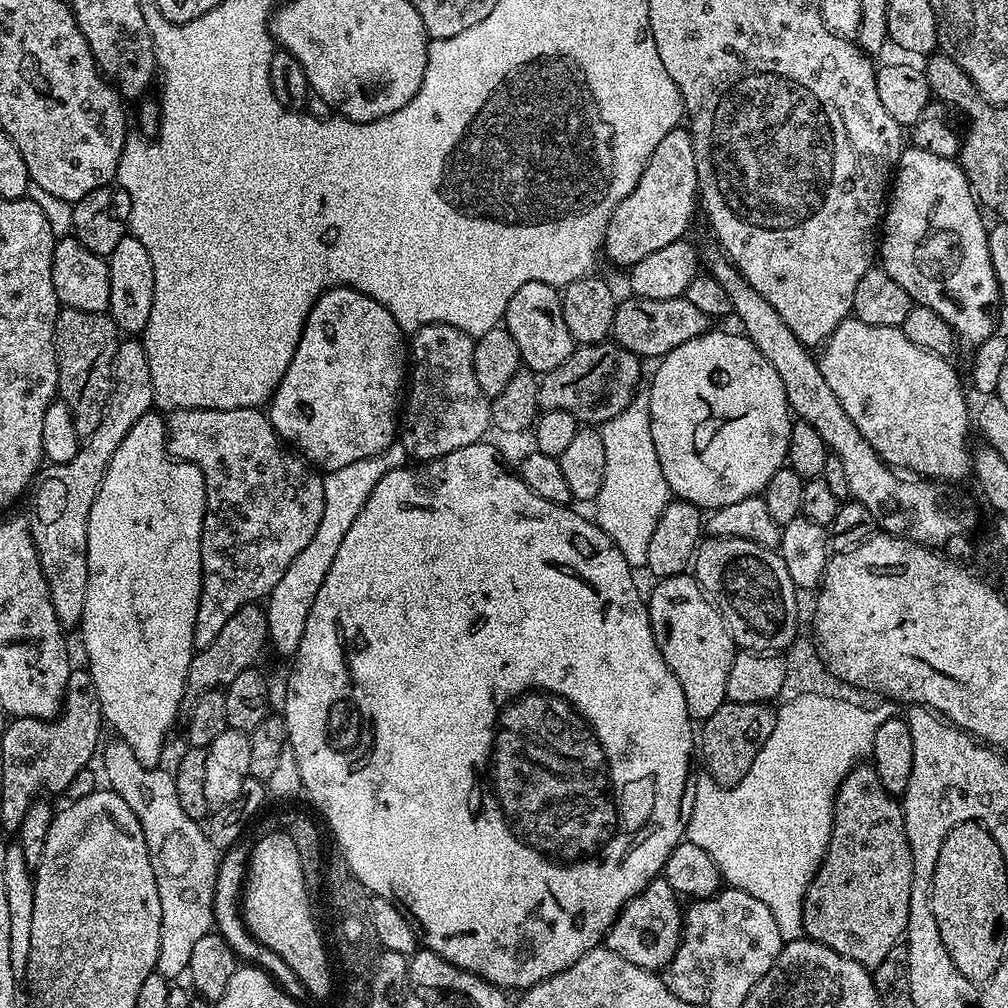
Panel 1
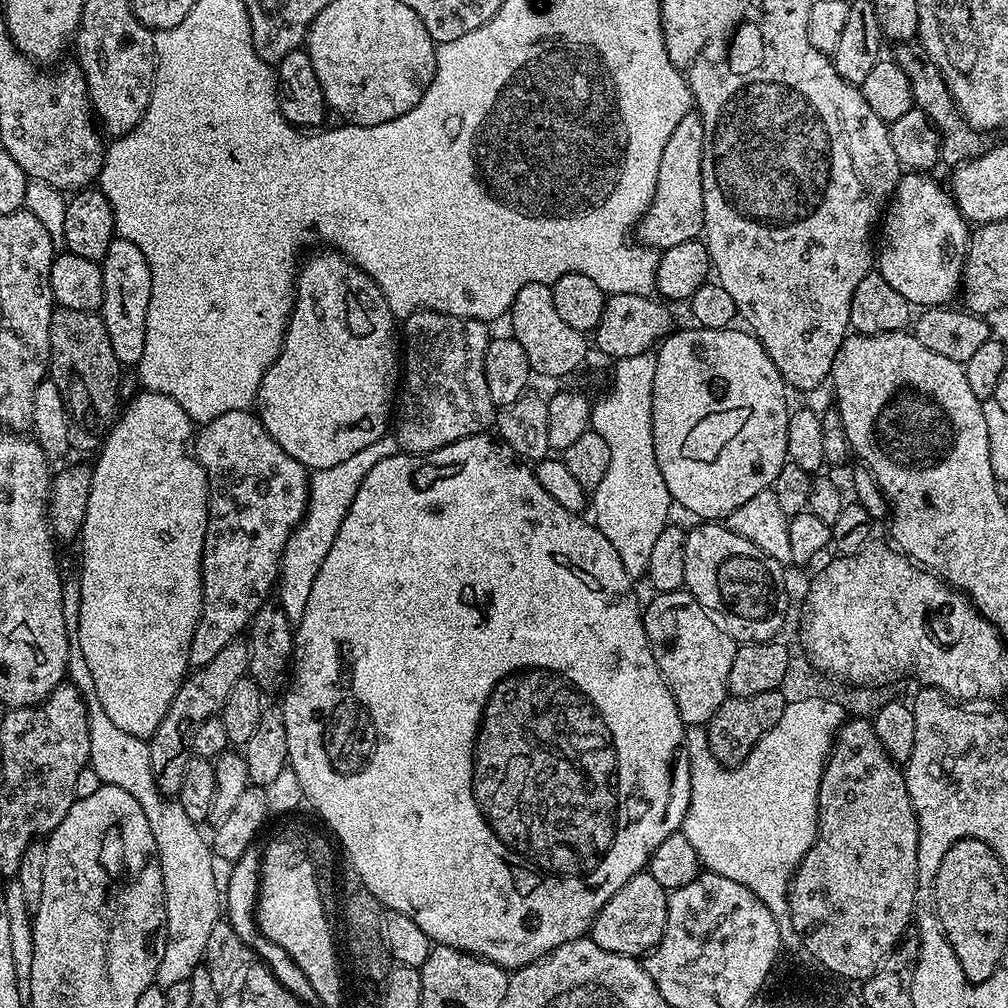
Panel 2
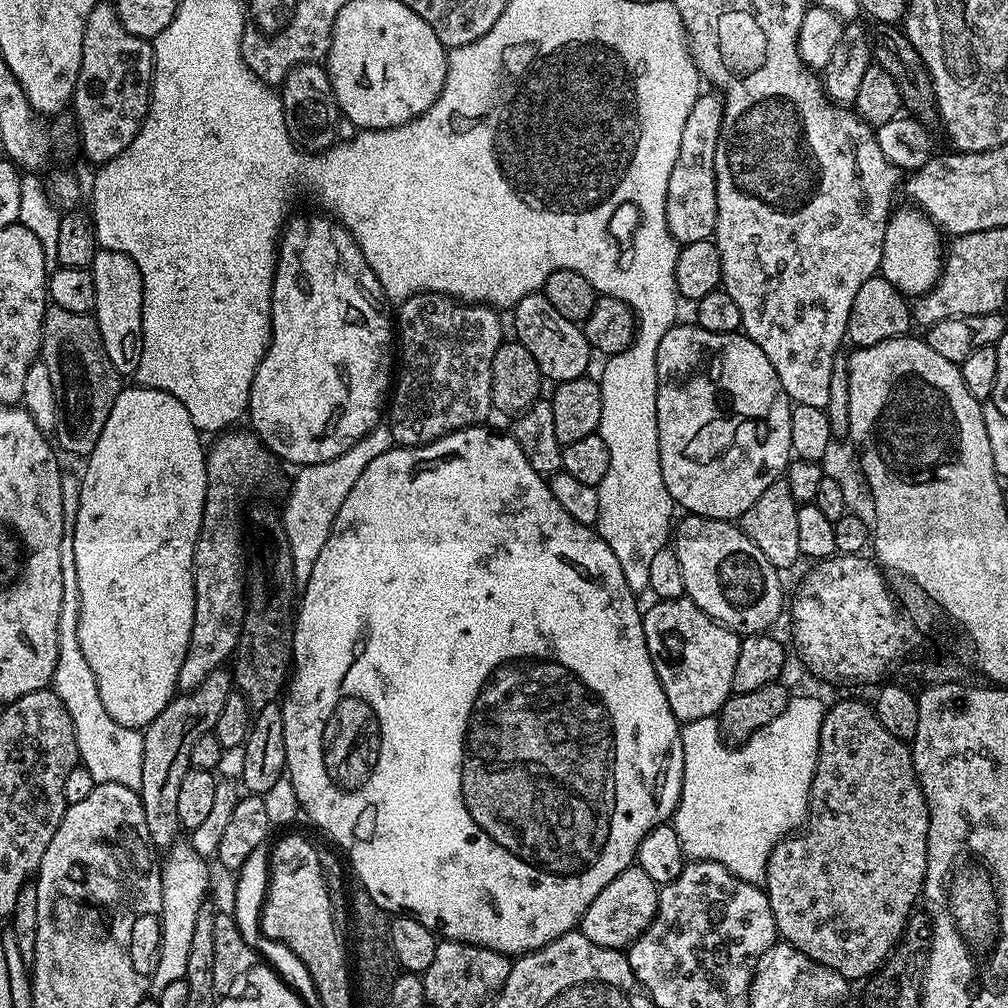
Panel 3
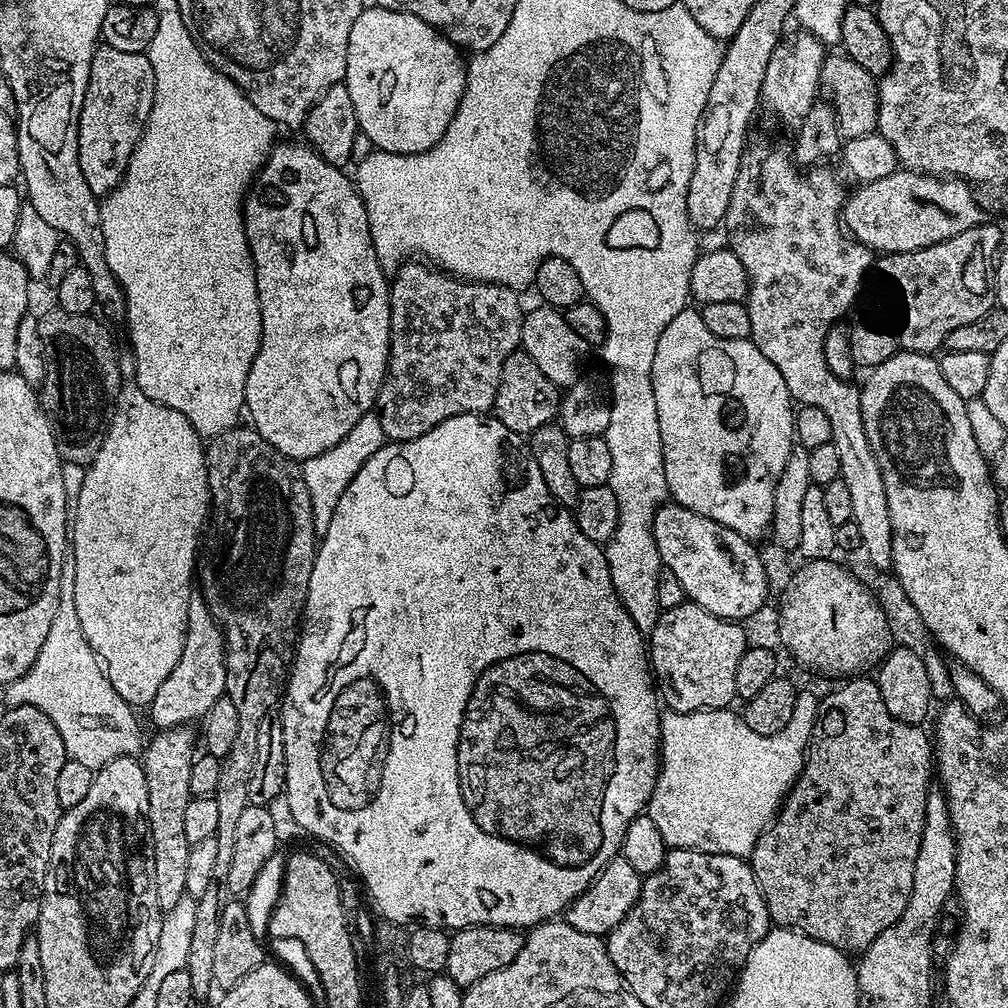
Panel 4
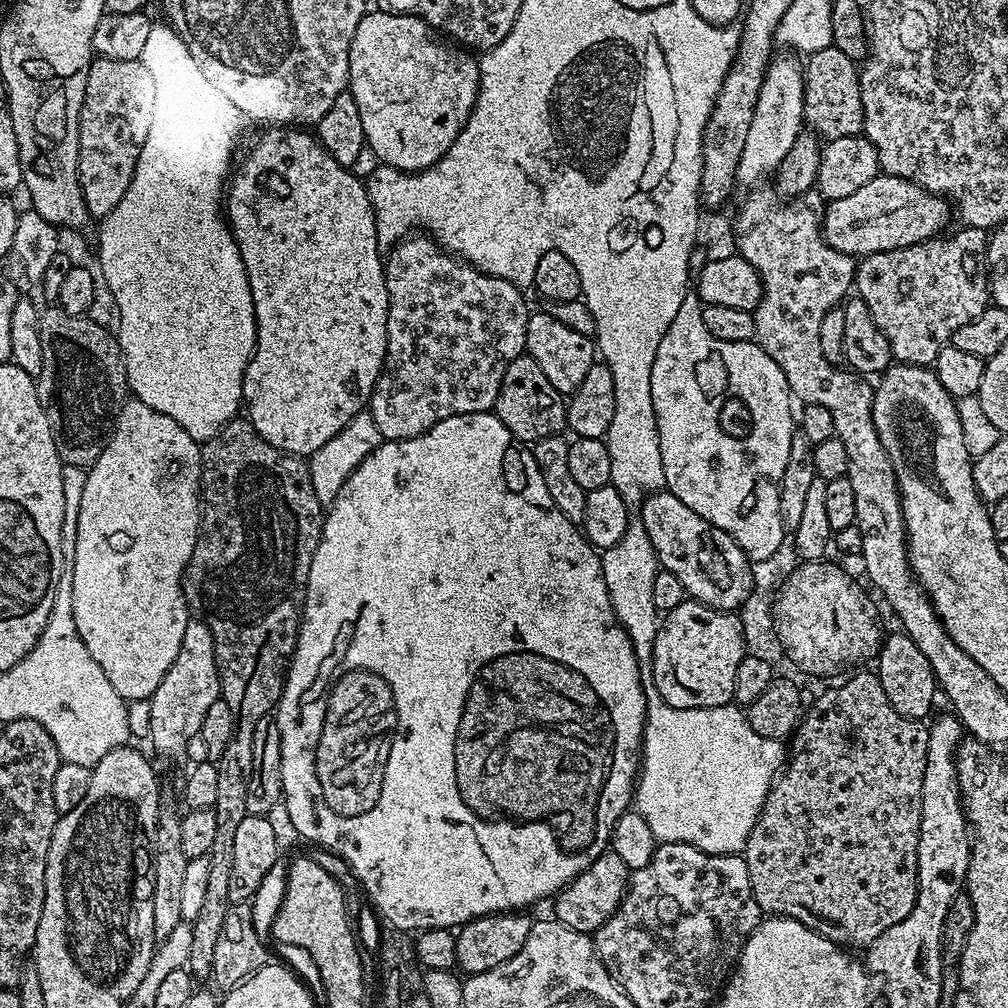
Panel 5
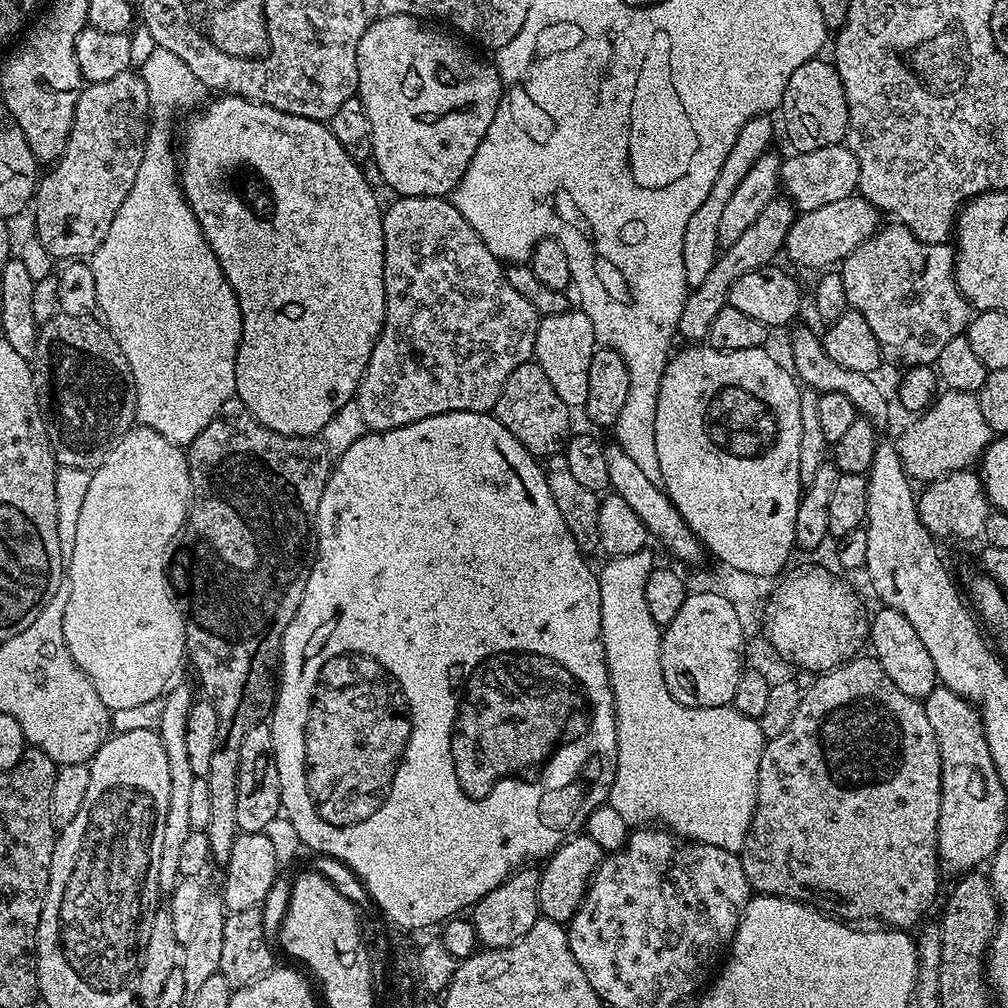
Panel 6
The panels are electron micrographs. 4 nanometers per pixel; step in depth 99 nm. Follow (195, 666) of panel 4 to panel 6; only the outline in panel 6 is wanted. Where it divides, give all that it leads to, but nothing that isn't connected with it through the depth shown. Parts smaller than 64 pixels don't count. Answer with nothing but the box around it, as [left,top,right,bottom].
[158,684,197,890]

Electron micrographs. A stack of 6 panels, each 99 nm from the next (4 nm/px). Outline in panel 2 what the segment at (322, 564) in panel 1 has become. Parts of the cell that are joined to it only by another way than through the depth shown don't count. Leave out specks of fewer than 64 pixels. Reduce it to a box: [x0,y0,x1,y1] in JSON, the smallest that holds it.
[278,434,401,622]

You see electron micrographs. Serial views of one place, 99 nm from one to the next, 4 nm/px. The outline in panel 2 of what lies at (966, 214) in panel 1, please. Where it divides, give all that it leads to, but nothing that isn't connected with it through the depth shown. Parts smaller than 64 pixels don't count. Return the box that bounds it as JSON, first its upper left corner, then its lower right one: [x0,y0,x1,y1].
[878,171,970,306]

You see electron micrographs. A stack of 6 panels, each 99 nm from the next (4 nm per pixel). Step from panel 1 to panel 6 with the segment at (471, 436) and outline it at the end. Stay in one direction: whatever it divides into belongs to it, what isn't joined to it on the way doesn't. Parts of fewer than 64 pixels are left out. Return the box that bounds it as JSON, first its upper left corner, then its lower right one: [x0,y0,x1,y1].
[354,196,538,432]

